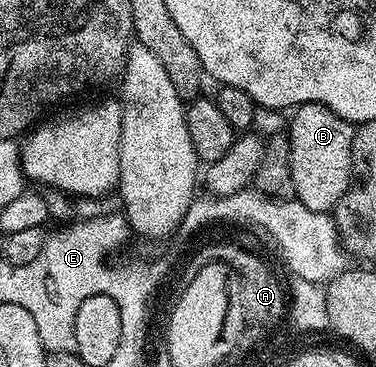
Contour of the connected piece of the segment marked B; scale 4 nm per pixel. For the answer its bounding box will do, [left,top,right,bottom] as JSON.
[288,102,356,214]

